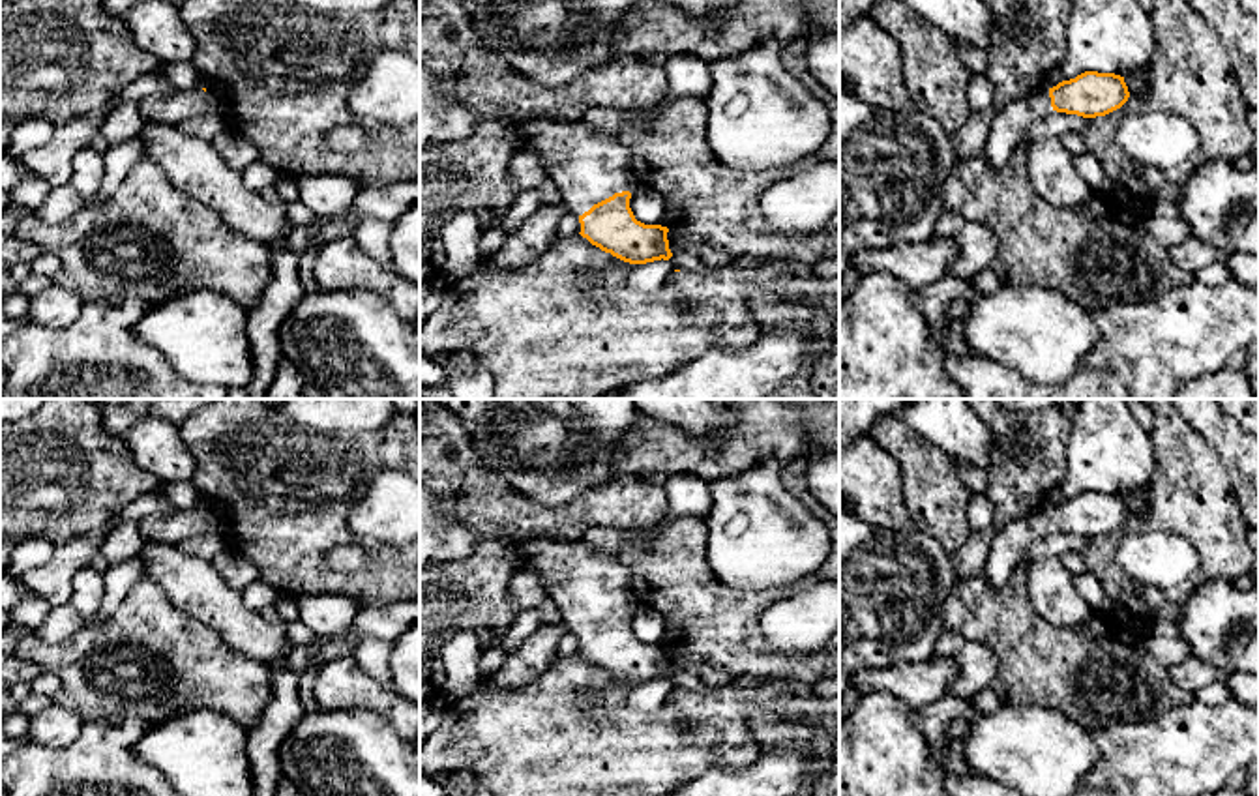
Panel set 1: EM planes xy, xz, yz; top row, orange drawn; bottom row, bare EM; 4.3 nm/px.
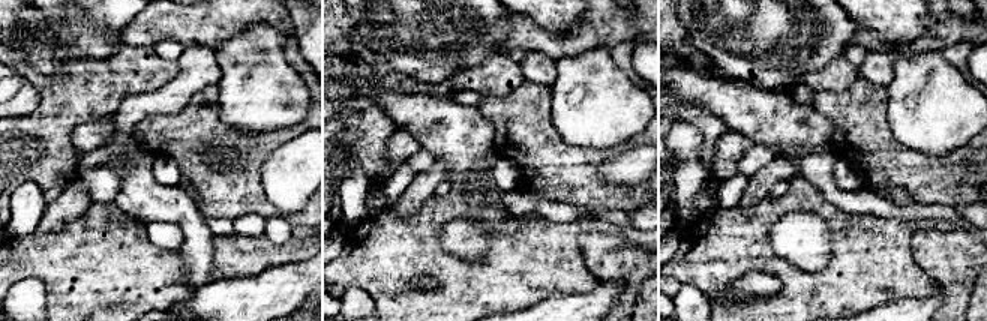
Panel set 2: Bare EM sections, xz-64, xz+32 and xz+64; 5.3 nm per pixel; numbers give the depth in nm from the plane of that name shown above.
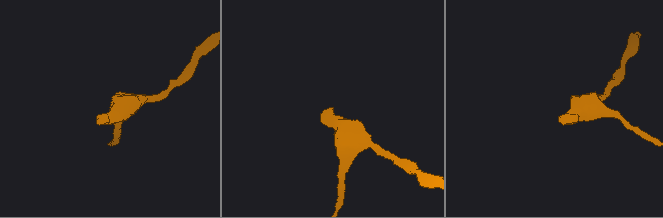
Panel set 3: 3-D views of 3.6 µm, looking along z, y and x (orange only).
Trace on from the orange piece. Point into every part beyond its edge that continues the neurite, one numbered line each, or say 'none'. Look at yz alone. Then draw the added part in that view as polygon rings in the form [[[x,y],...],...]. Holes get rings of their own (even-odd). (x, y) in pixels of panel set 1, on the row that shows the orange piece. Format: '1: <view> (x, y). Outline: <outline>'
1: yz (1008, 128). Outline: [[[1045,86],[1025,99],[1010,101],[995,111],[984,144],[984,155],[991,169],[1004,167],[1014,150],[1027,140],[1029,127],[1051,112],[1049,88]]]

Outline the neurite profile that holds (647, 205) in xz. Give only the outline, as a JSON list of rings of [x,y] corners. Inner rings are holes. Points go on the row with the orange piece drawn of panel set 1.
[[[635,185],[631,191],[630,208],[637,221],[644,225],[667,227],[667,204],[658,191],[646,185]]]

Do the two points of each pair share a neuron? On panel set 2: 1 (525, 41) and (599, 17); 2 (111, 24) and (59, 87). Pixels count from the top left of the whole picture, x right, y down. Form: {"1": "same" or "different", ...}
{"1": "same", "2": "different"}

